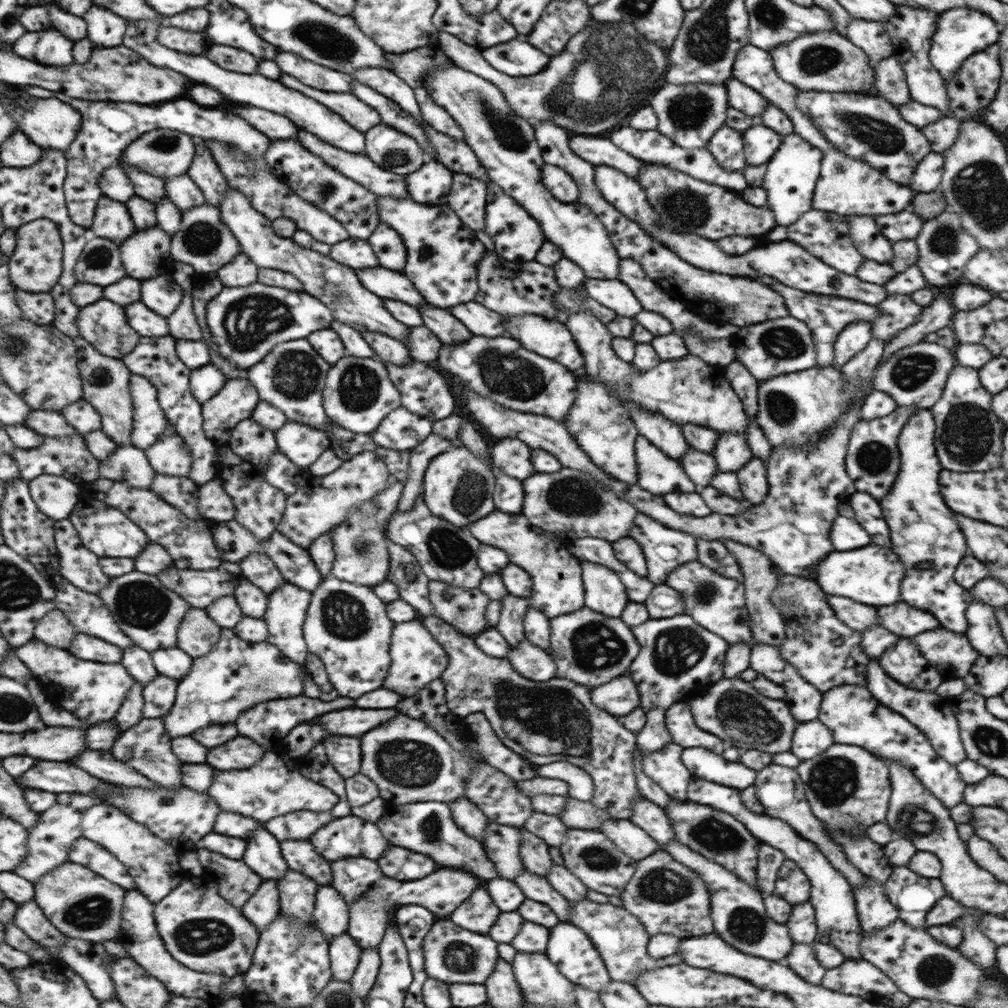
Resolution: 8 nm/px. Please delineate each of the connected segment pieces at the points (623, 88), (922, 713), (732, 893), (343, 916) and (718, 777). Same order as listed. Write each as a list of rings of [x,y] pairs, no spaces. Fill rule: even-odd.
[[[591,18],[589,25],[575,34],[566,44],[565,49],[552,56],[548,66],[538,74],[526,77],[508,76],[492,68],[482,56],[481,49],[466,44],[449,32],[439,31],[439,44],[444,54],[457,66],[473,72],[488,80],[500,89],[509,107],[529,122],[549,120],[566,129],[570,134],[584,136],[606,136],[634,113],[644,100],[650,100],[652,92],[656,92],[662,84],[662,76],[668,68],[667,50],[643,38],[631,24],[627,22],[598,22]]]
[[[870,659],[870,663],[866,665],[866,684],[868,684],[868,690],[872,692],[876,701],[914,724],[927,737],[938,756],[941,756],[946,762],[956,765],[967,758],[960,737],[960,725],[958,725],[956,714],[951,707],[951,699],[940,697],[935,692],[918,691],[904,687],[884,672],[878,659]]]
[[[676,840],[663,844],[660,848],[666,851],[673,859],[697,872],[710,891],[710,916],[713,920],[714,931],[720,938],[728,941],[740,952],[748,953],[766,960],[782,962],[785,956],[793,949],[793,940],[785,924],[780,924],[767,915],[765,899],[762,892],[740,880],[736,874],[730,872],[717,862],[712,862],[690,850]]]
[[[319,885],[312,916],[328,942],[348,933],[349,906],[332,885]]]
[[[683,748],[681,759],[693,776],[724,784],[739,792],[755,784],[757,771],[744,766],[740,761],[730,762],[705,748]]]

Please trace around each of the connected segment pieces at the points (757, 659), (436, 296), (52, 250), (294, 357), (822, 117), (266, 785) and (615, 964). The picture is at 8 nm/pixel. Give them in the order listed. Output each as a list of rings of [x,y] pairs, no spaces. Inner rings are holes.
[[[771,644],[751,646],[750,668],[774,684],[784,688],[783,702],[790,707],[797,723],[818,719],[822,694],[806,682],[800,672],[780,657],[780,648]]]
[[[376,197],[379,222],[398,232],[407,251],[404,274],[420,294],[434,306],[450,309],[475,300],[478,292],[479,262],[486,253],[482,242],[474,236],[447,205],[426,206],[408,199]]]
[[[38,219],[16,229],[16,249],[9,260],[9,277],[15,288],[29,293],[48,293],[62,272],[62,240],[56,223]]]
[[[301,338],[276,344],[259,363],[246,370],[245,375],[255,385],[260,401],[269,402],[290,420],[325,432],[331,424],[323,407],[322,393],[330,367],[331,364],[316,352],[308,339]]]
[[[797,89],[795,107],[812,120],[811,123],[837,150],[850,158],[867,162],[904,187],[910,185],[916,167],[931,151],[931,144],[921,129],[906,122],[897,107],[876,94]]]
[[[265,751],[258,763],[244,770],[214,769],[212,784],[207,790],[208,794],[211,794],[212,799],[222,810],[252,817],[262,824],[288,812],[299,810],[324,812],[337,804],[339,798],[336,794],[304,776],[296,763],[285,756],[282,758],[280,754],[282,752]]]
[[[588,899],[570,903],[569,920],[590,938],[605,962],[612,981],[633,982],[641,972],[660,968],[664,964],[673,965],[683,962],[677,953],[664,960],[652,958],[647,951],[650,935],[646,933],[644,925],[636,916],[630,914],[624,907],[618,907],[609,902],[592,902]]]

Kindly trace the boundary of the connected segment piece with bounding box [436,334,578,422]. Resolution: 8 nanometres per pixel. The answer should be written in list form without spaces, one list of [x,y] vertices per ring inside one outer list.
[[[476,336],[462,344],[443,344],[437,367],[461,379],[464,389],[470,389],[495,400],[505,409],[542,415],[564,422],[577,395],[577,377],[563,364],[532,352],[510,336]]]

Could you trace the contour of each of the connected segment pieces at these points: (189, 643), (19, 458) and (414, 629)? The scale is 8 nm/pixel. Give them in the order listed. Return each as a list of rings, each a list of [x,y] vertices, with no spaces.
[[[192,607],[179,624],[177,648],[193,660],[206,656],[218,642],[221,629],[204,609]]]
[[[43,435],[38,448],[26,450],[18,448],[12,454],[13,460],[19,468],[20,477],[26,481],[37,476],[51,474],[79,482],[92,482],[101,476],[99,471],[99,461],[88,451],[85,439],[81,435],[70,435],[61,437],[51,437]]]
[[[420,618],[411,621],[394,623],[390,639],[390,670],[386,676],[383,688],[392,690],[402,698],[414,696],[418,690],[424,689],[432,680],[441,679],[446,666],[448,654],[436,642],[431,632],[421,623]]]

